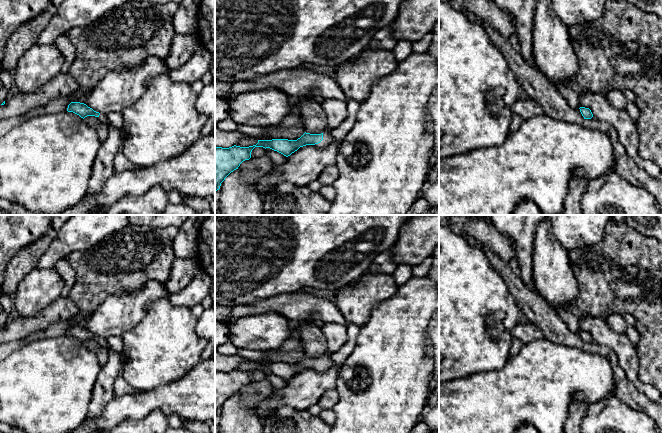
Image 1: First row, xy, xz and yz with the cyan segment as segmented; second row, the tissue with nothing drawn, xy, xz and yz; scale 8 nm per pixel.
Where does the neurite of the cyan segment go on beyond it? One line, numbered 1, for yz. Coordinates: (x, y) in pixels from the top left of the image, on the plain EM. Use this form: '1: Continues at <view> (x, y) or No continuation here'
1: No continuation here

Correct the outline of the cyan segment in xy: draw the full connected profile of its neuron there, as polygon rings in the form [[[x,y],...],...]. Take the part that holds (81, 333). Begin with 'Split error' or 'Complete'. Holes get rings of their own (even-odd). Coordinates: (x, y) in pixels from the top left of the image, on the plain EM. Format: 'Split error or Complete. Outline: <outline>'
Complete. Outline: [[[71,326],[68,329],[67,335],[75,337],[83,343],[87,340],[99,341],[100,339],[99,336],[94,335],[92,332],[88,331],[86,328],[80,327],[80,326]]]

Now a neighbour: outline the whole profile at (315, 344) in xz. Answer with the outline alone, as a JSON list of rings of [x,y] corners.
[[[302,320],[300,331],[306,357],[321,358],[328,355],[327,340],[319,327],[308,320]]]

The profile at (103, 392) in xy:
[[[110,347],[108,359],[95,381],[87,418],[98,418],[105,405],[115,397],[113,385],[118,375],[123,371],[122,354]]]

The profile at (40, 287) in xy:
[[[33,268],[18,284],[13,307],[19,317],[33,317],[61,297],[64,281],[54,268]]]

